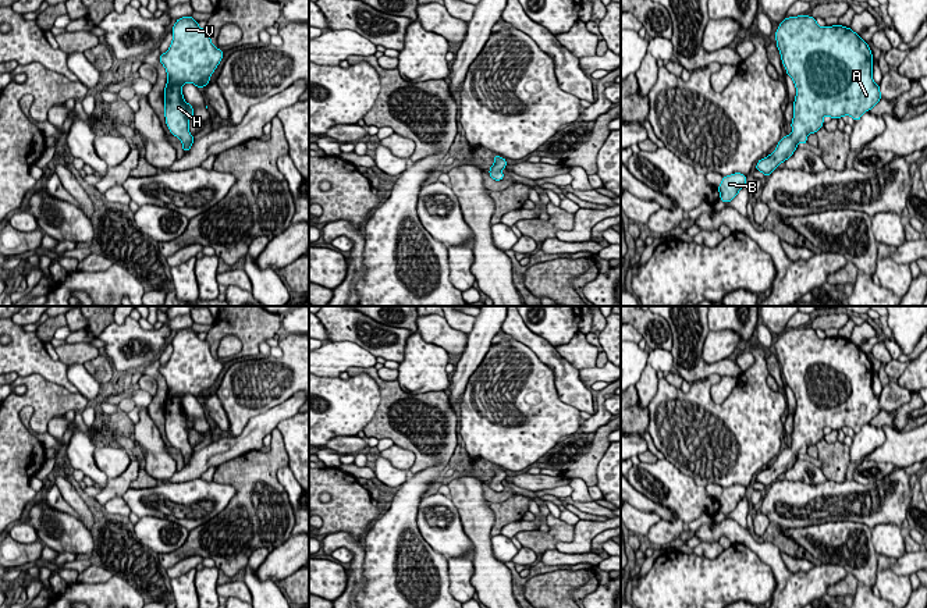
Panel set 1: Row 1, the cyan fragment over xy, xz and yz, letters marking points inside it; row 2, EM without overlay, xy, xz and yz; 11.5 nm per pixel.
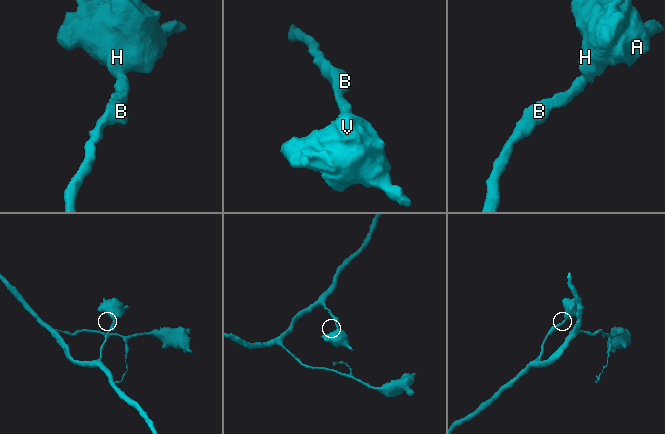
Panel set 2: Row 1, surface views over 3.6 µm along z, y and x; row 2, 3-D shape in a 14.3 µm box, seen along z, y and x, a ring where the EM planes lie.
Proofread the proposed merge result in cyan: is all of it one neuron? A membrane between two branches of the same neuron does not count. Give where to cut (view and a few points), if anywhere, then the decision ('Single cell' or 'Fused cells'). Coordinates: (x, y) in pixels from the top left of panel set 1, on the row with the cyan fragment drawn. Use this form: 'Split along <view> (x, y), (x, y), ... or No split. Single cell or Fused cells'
No split. Single cell

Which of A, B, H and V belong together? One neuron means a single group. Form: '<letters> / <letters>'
A B H V

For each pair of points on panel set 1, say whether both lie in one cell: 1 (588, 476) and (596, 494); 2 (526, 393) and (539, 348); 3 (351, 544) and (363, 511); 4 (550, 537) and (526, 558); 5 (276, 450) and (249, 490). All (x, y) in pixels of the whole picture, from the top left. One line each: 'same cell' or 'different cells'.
1: different cells
2: different cells
3: different cells
4: different cells
5: same cell

